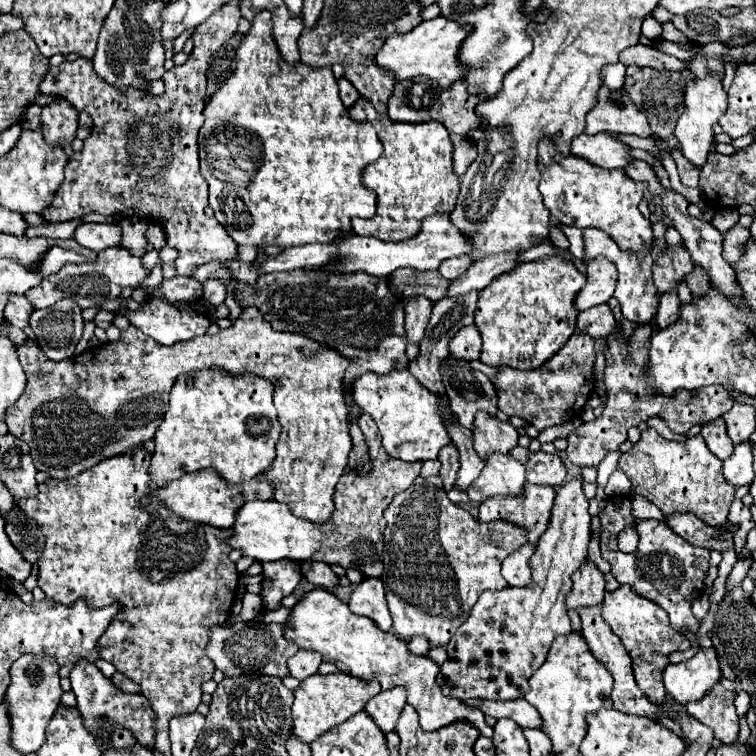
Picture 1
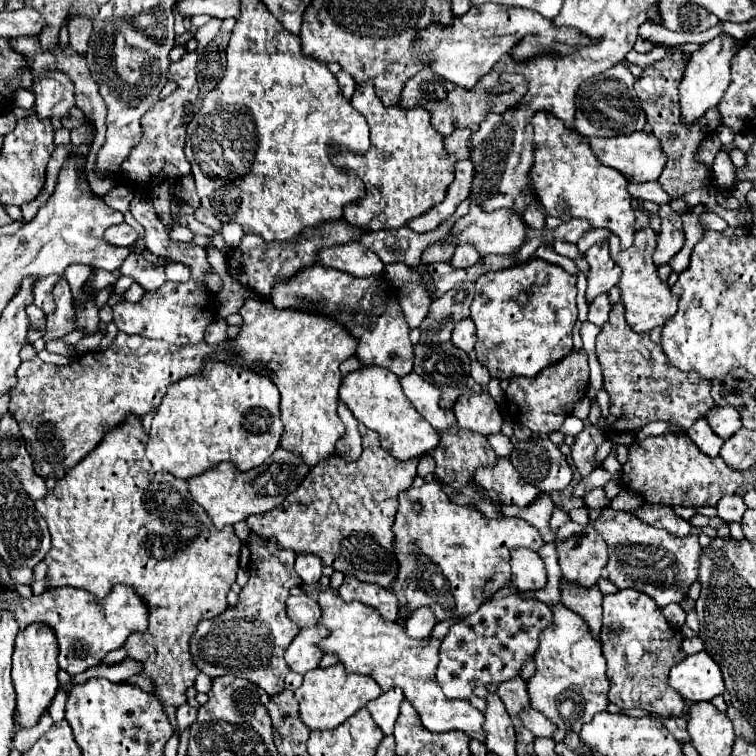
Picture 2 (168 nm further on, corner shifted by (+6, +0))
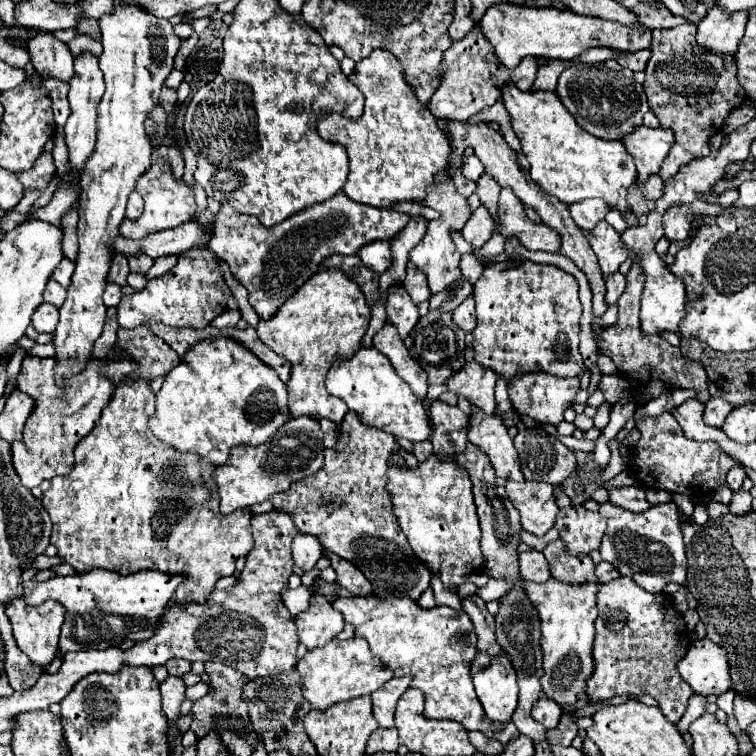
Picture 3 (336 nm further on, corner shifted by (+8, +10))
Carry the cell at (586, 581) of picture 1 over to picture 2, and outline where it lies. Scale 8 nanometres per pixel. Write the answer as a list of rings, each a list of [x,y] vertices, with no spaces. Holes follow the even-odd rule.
[[[566,521],[558,531],[556,531],[556,551],[558,551],[558,563],[562,569],[562,575],[566,581],[590,587],[600,579],[602,569],[608,563],[608,547],[602,535],[588,523],[580,525],[574,521]]]

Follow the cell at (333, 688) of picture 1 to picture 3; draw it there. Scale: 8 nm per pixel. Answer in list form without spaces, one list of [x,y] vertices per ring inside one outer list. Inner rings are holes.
[[[352,637],[348,641],[330,641],[322,649],[308,651],[298,663],[296,669],[300,673],[302,695],[310,703],[310,709],[328,709],[340,701],[348,701],[354,697],[370,695],[380,689],[388,679],[392,679],[392,671],[384,669],[376,657],[372,657],[368,643],[360,637]]]

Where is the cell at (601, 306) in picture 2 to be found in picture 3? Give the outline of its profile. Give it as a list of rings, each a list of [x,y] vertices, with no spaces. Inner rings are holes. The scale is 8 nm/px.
[[[612,273],[608,279],[606,279],[606,301],[608,301],[608,307],[614,305],[618,301],[618,297],[622,295],[624,291],[624,285],[626,285],[626,277],[622,273]]]

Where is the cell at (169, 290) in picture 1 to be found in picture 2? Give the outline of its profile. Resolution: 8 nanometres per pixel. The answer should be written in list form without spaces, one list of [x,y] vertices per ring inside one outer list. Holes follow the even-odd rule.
[[[130,255],[130,259],[126,259],[126,263],[122,263],[120,273],[132,277],[146,291],[154,291],[166,281],[164,267],[148,263],[142,255]]]

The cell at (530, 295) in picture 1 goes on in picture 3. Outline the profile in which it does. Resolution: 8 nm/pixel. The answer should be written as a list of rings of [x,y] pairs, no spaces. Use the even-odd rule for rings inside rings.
[[[512,261],[494,263],[484,267],[480,279],[474,283],[476,315],[478,325],[474,333],[474,359],[504,375],[506,381],[516,373],[546,371],[560,377],[580,377],[582,375],[582,355],[578,351],[578,319],[582,315],[582,305],[578,299],[576,279],[552,265],[536,265],[532,261]]]

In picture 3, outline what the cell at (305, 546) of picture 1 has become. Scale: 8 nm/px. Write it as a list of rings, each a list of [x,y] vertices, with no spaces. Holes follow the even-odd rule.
[[[348,413],[344,421],[340,423],[338,431],[338,443],[332,449],[324,451],[324,465],[318,473],[304,477],[304,481],[290,485],[288,491],[274,495],[270,501],[276,511],[286,513],[292,517],[300,533],[314,535],[320,545],[326,551],[332,551],[346,561],[352,561],[372,583],[374,595],[378,597],[410,597],[412,601],[418,601],[420,593],[430,587],[432,573],[420,563],[420,559],[412,553],[394,513],[392,513],[392,499],[386,493],[386,471],[388,471],[388,461],[396,455],[400,445],[396,439],[382,429],[370,428],[356,417],[356,413]]]

